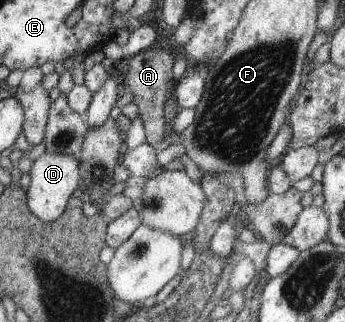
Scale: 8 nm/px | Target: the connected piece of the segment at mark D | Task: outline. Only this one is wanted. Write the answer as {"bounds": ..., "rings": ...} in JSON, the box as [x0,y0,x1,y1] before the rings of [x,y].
{"bounds":[26,154,79,220],"rings":[[[40,154],[29,170],[30,186],[26,190],[26,210],[39,220],[55,220],[66,209],[68,200],[78,187],[79,167],[76,157],[64,154]]]}

